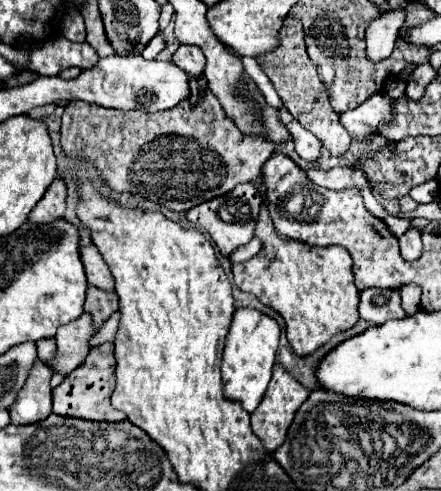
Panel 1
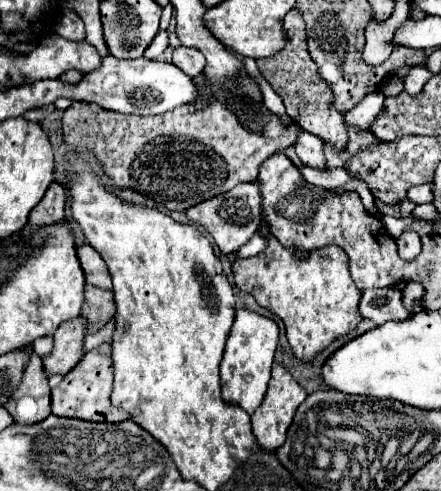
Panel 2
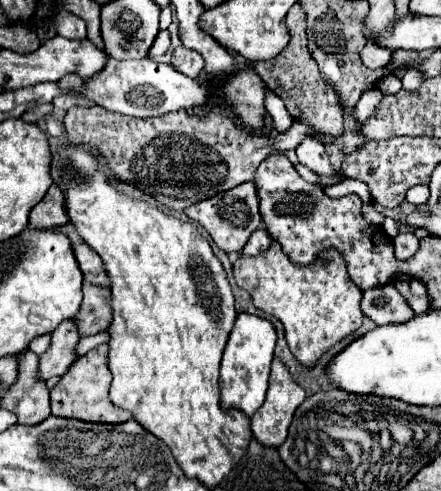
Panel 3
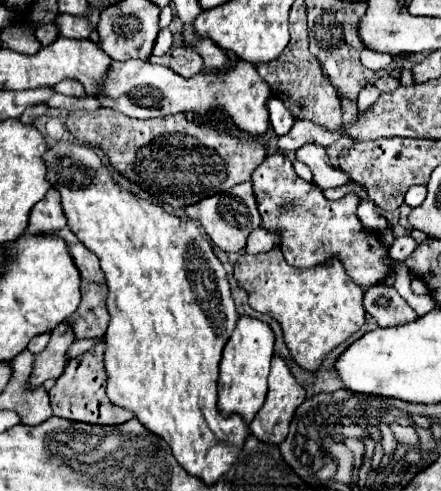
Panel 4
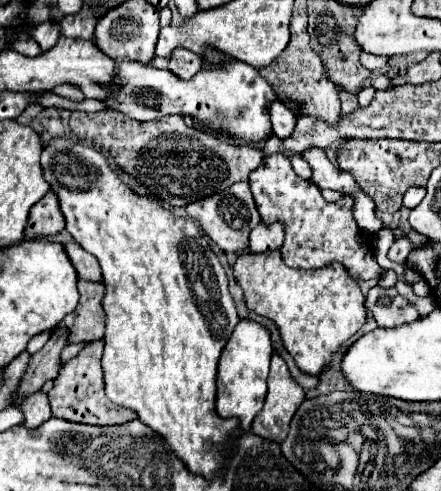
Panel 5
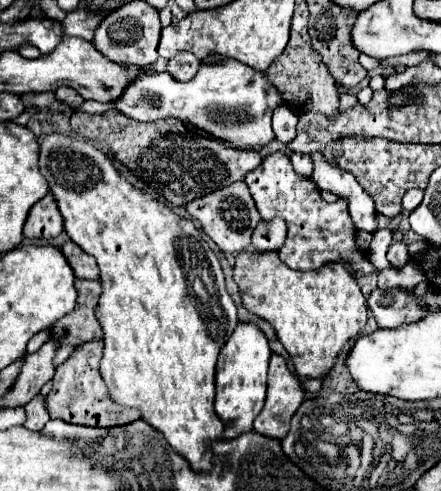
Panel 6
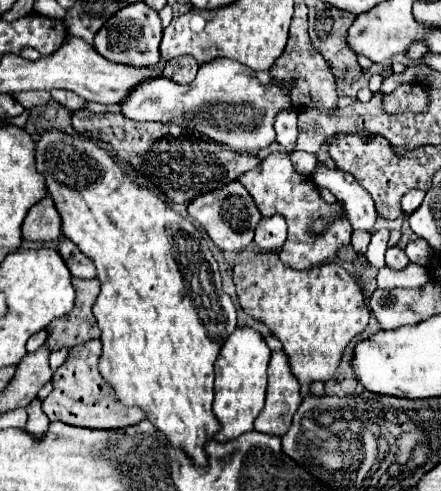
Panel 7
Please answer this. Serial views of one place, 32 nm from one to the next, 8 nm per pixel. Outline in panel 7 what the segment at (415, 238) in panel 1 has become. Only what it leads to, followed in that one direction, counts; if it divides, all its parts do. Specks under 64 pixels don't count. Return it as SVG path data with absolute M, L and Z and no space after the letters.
M392 246L386 252L386 266L392 270L404 270L408 266L408 258L400 246Z

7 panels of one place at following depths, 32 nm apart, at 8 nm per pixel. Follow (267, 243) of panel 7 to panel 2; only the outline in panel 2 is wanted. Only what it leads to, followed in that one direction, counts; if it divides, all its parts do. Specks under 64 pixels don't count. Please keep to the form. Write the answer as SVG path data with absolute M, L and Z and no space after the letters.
M256 232L256 234L252 236L252 240L248 240L248 244L244 244L244 246L238 250L238 256L240 256L240 258L250 258L250 256L260 254L264 248L266 248L266 238L264 238L260 232Z

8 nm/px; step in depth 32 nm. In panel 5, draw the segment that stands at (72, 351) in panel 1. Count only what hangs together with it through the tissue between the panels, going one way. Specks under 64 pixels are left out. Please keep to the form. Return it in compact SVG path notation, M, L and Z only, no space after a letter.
M54 330L52 338L44 344L44 348L36 354L30 356L28 368L18 384L18 392L16 392L16 400L24 400L28 396L32 396L34 392L38 392L46 380L54 380L56 372L60 368L60 352L66 346L68 340L68 330Z

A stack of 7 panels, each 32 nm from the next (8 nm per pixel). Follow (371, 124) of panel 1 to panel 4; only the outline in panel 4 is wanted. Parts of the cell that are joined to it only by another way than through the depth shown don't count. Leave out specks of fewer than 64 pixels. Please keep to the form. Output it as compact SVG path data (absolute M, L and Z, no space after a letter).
M368 84L368 86L360 92L360 96L358 96L358 110L360 110L360 112L366 112L366 110L378 100L378 94L380 94L380 90L378 90L376 86Z

